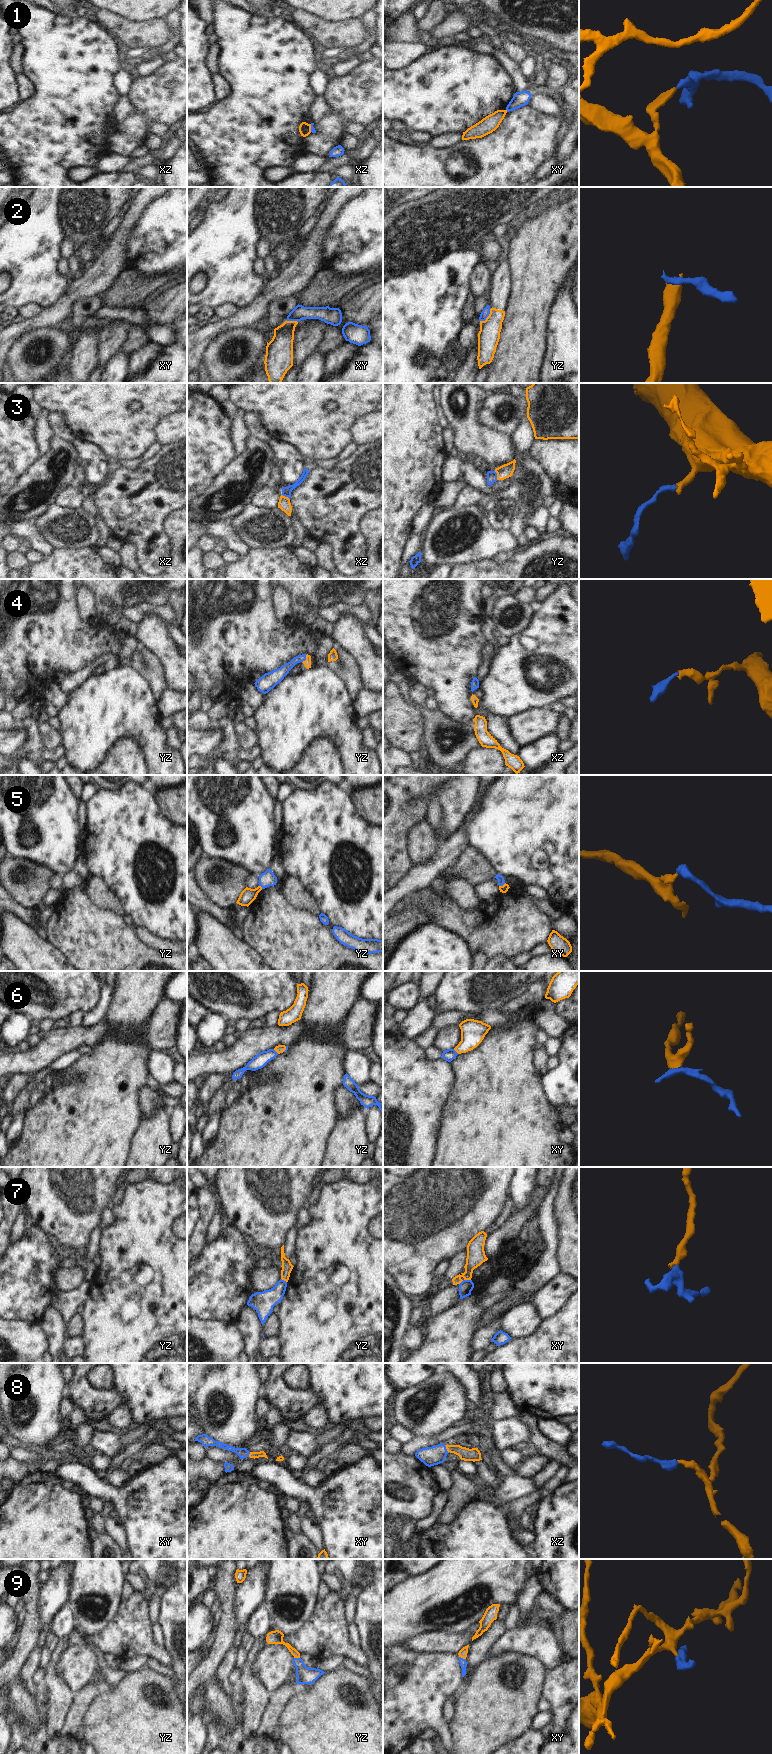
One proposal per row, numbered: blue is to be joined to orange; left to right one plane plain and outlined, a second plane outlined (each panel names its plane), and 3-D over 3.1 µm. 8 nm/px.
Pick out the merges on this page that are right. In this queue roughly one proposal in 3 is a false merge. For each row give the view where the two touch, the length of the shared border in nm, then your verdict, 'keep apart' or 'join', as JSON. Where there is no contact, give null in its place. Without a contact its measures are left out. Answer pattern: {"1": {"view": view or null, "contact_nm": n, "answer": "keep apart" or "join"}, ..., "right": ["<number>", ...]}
{"1": {"view": "xz", "contact_nm": 60, "answer": "keep apart"}, "2": {"view": "yz", "contact_nm": 140, "answer": "keep apart"}, "3": {"view": "yz", "contact_nm": 80, "answer": "join"}, "4": {"view": "yz", "contact_nm": 70, "answer": "join"}, "5": {"view": "xy", "contact_nm": 60, "answer": "join"}, "6": {"view": "yz", "contact_nm": 60, "answer": "join"}, "7": {"view": "xy", "contact_nm": 100, "answer": "keep apart"}, "8": {"view": "xz", "contact_nm": 70, "answer": "join"}, "9": {"view": "yz", "contact_nm": 50, "answer": "join"}, "right": ["3", "4", "5", "6", "8", "9"]}

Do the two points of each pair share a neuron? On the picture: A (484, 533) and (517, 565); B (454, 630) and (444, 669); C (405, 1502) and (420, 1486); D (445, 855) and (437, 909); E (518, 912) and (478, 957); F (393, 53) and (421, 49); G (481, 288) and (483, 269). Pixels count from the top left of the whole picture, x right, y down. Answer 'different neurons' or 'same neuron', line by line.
A: different neurons
B: same neuron
C: same neuron
D: different neurons
E: different neurons
F: same neuron
G: same neuron

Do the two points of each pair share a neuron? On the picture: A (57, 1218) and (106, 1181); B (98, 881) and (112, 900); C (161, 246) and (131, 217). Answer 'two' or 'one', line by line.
A: one
B: one
C: two

